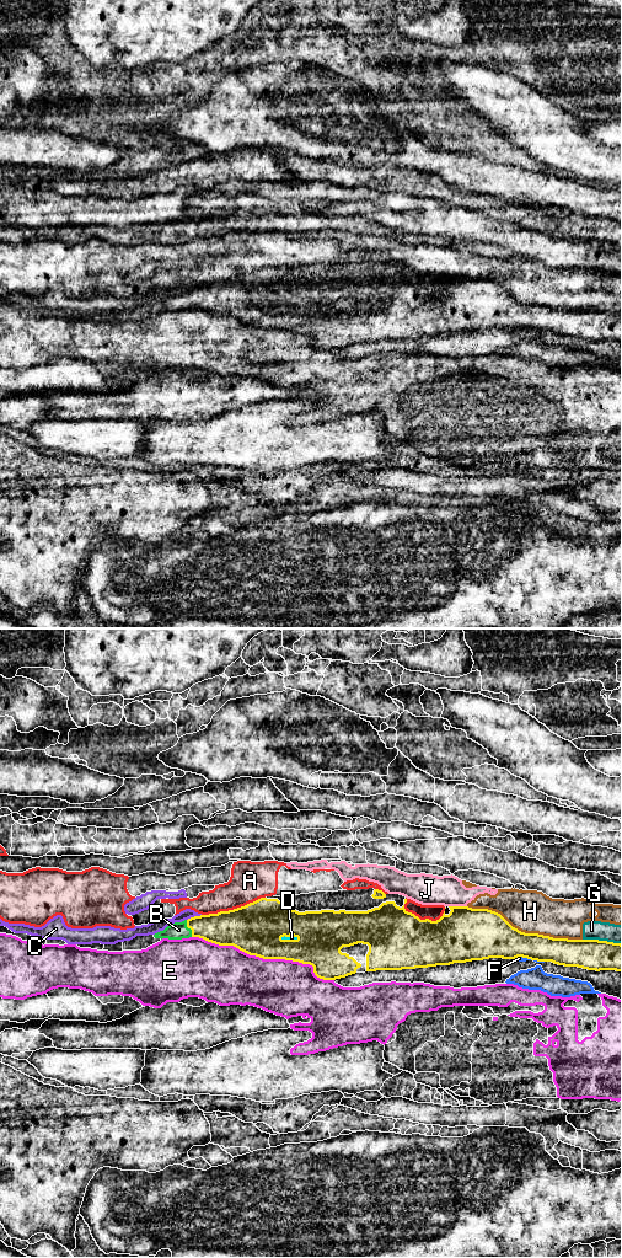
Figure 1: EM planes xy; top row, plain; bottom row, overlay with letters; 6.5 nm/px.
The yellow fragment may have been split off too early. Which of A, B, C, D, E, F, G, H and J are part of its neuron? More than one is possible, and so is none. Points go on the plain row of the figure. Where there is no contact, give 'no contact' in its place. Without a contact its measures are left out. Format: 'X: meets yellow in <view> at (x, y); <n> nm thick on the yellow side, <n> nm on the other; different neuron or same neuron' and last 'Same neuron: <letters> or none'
A: meets yellow in xy at (234, 279); 340 nm thick on the yellow side, 260 nm on the other; different neuron
B: meets yellow in xy at (189, 298); 220 nm thick on the yellow side, 110 nm on the other; same neuron
C: meets yellow in xy at (193, 288); 220 nm thick on the yellow side, 90 nm on the other; different neuron
D: meets yellow in xy at (289, 310); 340 nm thick on the yellow side, 30 nm on the other; same neuron
E: meets yellow in xy at (266, 328); 340 nm thick on the yellow side, 360 nm on the other; different neuron
F: meets yellow in xy at (523, 327); 280 nm thick on the yellow side, 30 nm on the other; different neuron
G: meets yellow in xy at (602, 311); 200 nm thick on the yellow side, 130 nm on the other; different neuron
H: meets yellow in xy at (524, 303); 320 nm thick on the yellow side, 280 nm on the other; different neuron
J: meets yellow in xy at (457, 277); 340 nm thick on the yellow side, 200 nm on the other; different neuron
Same neuron: B, D

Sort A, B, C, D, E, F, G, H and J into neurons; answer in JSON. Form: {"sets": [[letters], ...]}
{"sets": [["A"], ["B", "D"], ["C", "G", "H", "J"], ["E"], ["F"]]}

